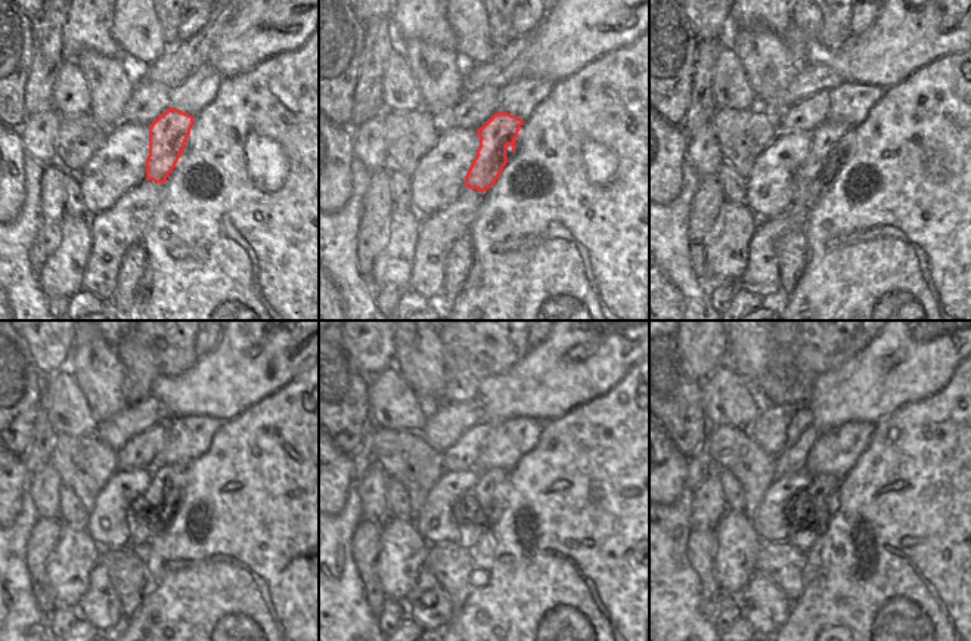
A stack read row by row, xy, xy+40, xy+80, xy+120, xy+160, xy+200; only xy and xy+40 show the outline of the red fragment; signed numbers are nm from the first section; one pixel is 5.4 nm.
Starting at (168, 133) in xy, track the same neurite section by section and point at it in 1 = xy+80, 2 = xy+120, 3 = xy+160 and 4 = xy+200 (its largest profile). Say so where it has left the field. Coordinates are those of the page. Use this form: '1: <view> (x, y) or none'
1: xy+80 (821, 166)
2: xy+120 (161, 492)
3: xy+160 (490, 492)
4: xy+200 (822, 492)

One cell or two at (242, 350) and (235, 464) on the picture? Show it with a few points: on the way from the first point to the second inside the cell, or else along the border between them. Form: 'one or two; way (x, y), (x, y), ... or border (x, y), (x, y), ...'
two; border (267, 395), (223, 423)

